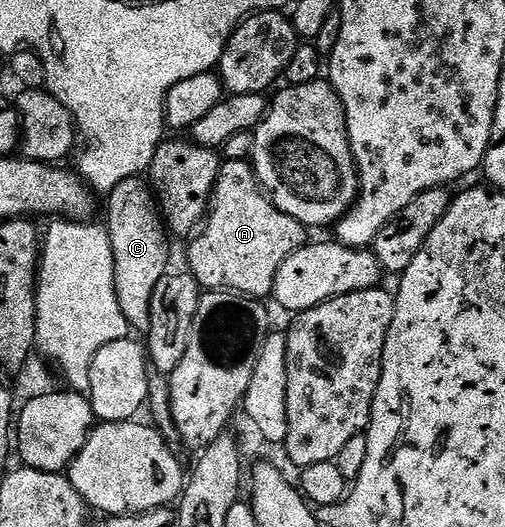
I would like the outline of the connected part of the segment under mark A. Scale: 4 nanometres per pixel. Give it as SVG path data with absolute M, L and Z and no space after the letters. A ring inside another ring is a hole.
M225 160L214 184L207 219L188 245L189 271L202 289L269 298L279 266L292 252L305 247L305 235L305 225L283 214L261 191L249 160Z

